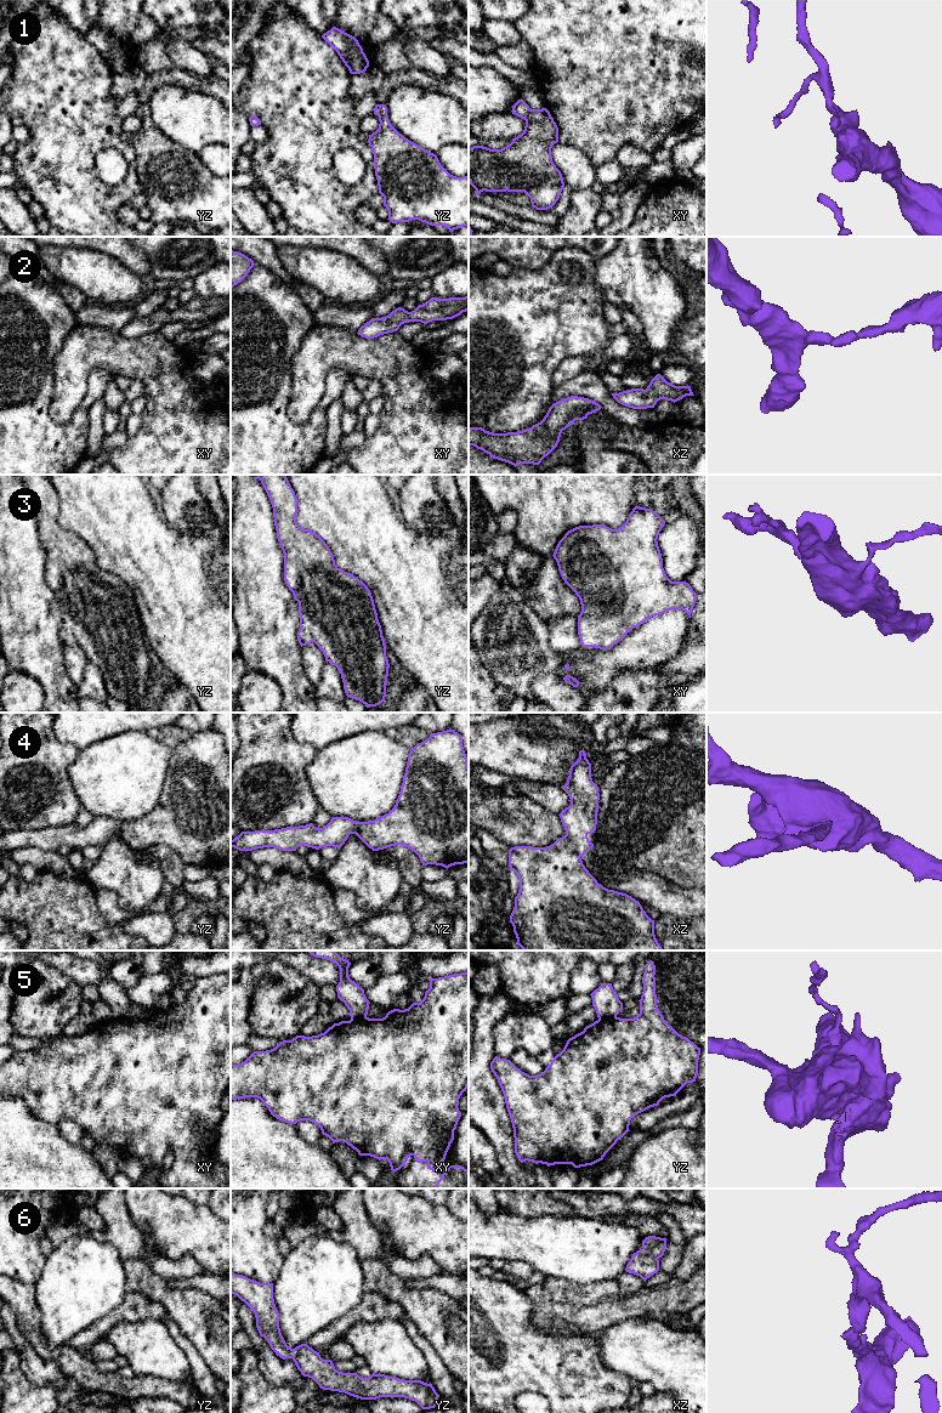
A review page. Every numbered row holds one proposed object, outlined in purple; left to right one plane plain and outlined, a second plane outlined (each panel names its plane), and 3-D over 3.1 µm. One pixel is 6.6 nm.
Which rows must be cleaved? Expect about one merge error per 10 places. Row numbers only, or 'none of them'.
4, 5

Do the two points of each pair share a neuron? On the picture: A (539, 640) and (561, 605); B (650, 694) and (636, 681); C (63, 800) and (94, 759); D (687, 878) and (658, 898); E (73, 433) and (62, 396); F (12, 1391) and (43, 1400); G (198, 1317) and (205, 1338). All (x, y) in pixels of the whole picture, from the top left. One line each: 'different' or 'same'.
A: different
B: same
C: different
D: different
E: different
F: same
G: same

